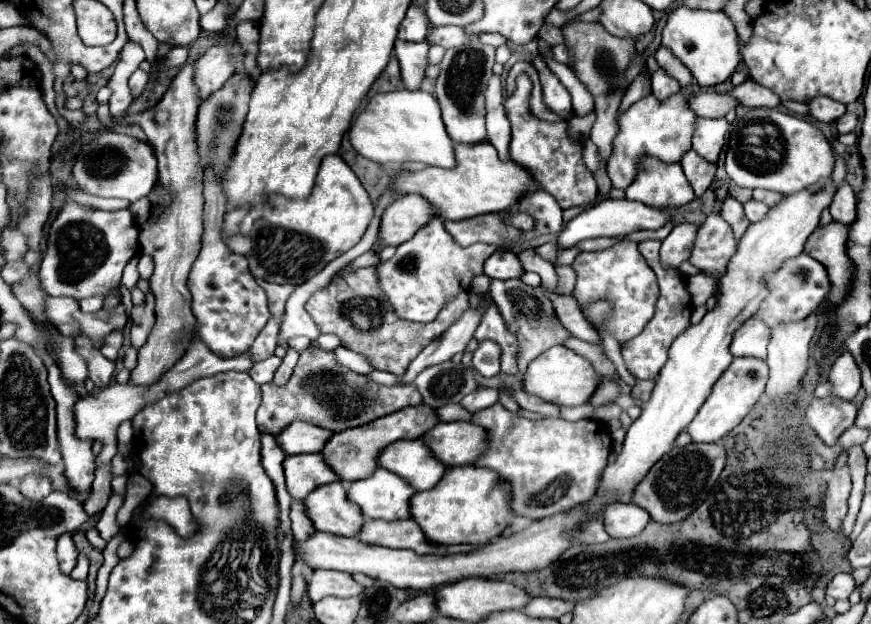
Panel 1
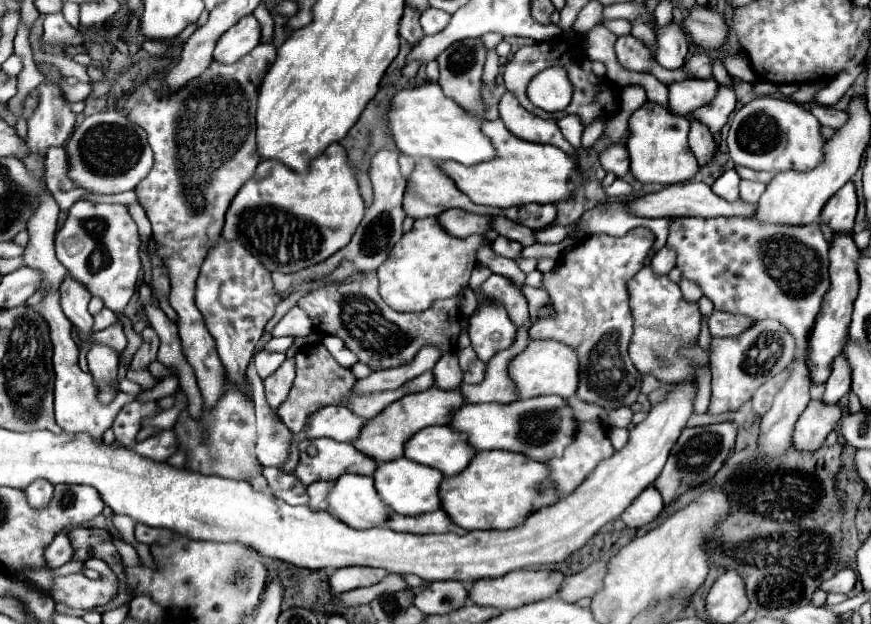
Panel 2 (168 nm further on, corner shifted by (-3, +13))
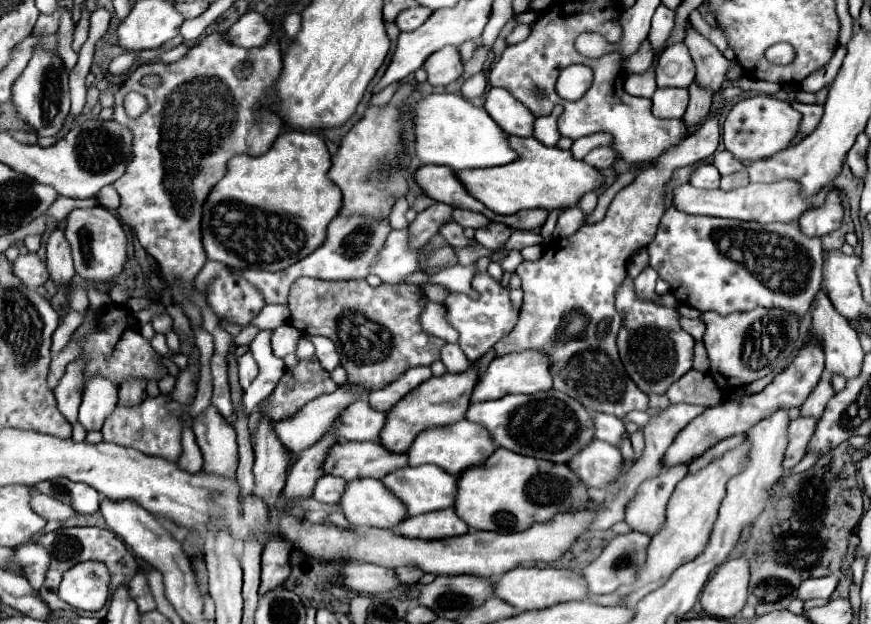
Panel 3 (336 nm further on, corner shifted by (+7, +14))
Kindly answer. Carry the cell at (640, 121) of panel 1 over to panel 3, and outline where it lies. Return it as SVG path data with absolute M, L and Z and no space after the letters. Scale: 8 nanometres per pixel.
M595 147L593 151L589 151L585 155L583 161L597 167L597 169L609 169L613 165L613 161L615 161L615 155L617 153L611 147Z

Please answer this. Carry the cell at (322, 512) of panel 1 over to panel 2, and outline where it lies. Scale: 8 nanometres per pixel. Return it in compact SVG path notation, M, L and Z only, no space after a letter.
M343 474L333 480L327 504L333 516L351 528L381 526L389 514L373 486L373 478L359 474Z

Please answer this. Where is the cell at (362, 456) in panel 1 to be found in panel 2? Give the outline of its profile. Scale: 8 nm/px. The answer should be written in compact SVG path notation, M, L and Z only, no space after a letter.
M433 386L427 392L417 392L417 394L407 394L403 400L393 402L383 410L383 414L377 414L375 418L367 420L367 426L359 432L359 438L351 442L361 454L367 454L375 458L377 462L389 462L393 458L403 456L403 444L407 438L411 438L417 430L427 428L427 426L441 426L449 424L453 412L463 404L463 394L461 390L439 390Z

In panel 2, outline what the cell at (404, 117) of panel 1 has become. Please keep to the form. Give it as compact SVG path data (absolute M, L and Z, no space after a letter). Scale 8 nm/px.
M423 82L413 88L399 90L389 106L387 132L397 148L411 158L431 158L433 162L455 160L465 166L473 166L495 156L489 138L481 132L479 118L473 118L461 110L451 98L447 98L437 82Z

